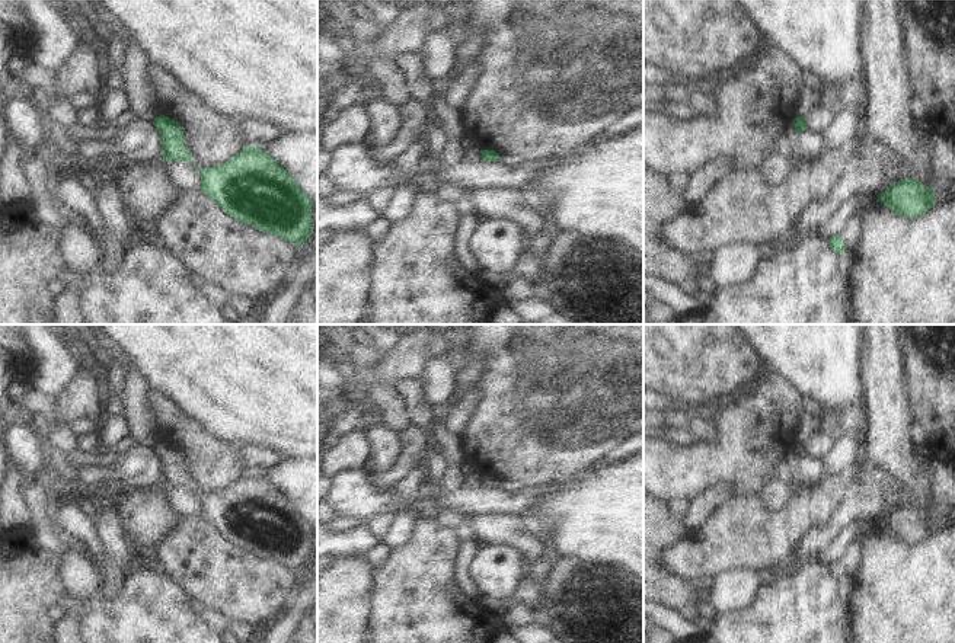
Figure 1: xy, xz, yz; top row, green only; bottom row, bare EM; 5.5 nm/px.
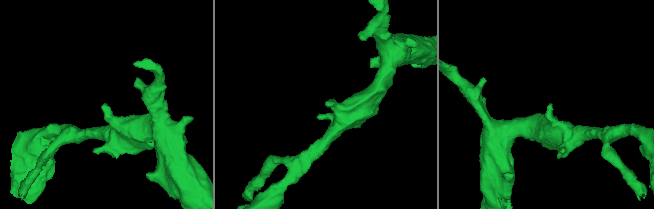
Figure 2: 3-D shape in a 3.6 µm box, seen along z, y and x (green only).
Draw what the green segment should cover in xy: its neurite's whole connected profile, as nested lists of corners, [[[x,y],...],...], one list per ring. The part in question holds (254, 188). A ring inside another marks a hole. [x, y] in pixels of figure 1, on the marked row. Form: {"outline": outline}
{"outline": [[[246,145],[237,156],[221,164],[197,169],[201,176],[201,192],[236,221],[298,246],[310,239],[314,227],[312,220],[314,201],[290,172],[261,147]]]}

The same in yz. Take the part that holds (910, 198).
{"outline": [[[904,177],[889,186],[876,202],[908,220],[917,218],[936,204],[936,192],[914,177]]]}

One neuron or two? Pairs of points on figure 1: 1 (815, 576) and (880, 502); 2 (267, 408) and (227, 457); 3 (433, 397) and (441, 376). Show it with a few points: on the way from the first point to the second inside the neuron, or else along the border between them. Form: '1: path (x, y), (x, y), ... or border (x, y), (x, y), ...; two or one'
1: border (818, 559), (801, 568); two
2: border (208, 431), (220, 438), (240, 440), (245, 444); two
3: path (436, 392), (437, 381); one

